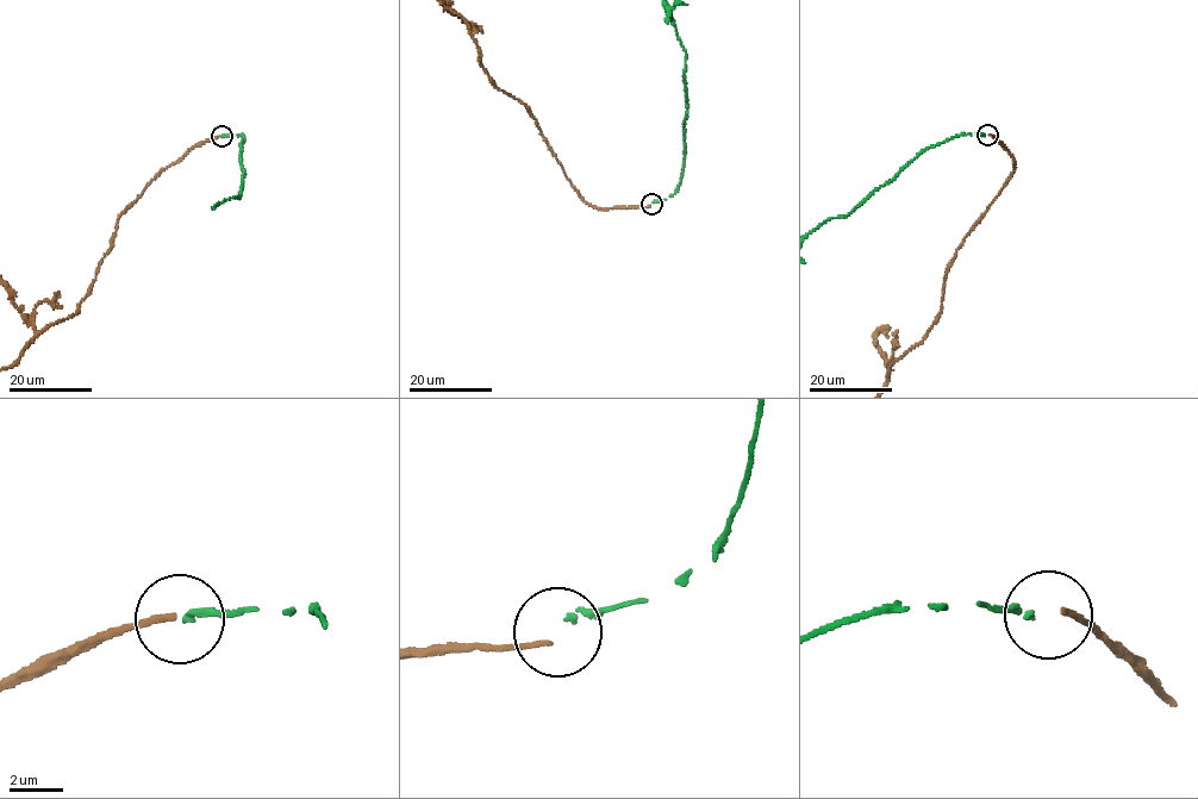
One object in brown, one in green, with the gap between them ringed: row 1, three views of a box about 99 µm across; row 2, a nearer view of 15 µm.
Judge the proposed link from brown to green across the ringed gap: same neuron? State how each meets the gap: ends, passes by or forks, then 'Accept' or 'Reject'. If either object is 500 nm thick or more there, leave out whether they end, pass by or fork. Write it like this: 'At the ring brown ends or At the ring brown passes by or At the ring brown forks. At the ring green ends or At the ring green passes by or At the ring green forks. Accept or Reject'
At the ring brown ends. At the ring green ends. Reject

